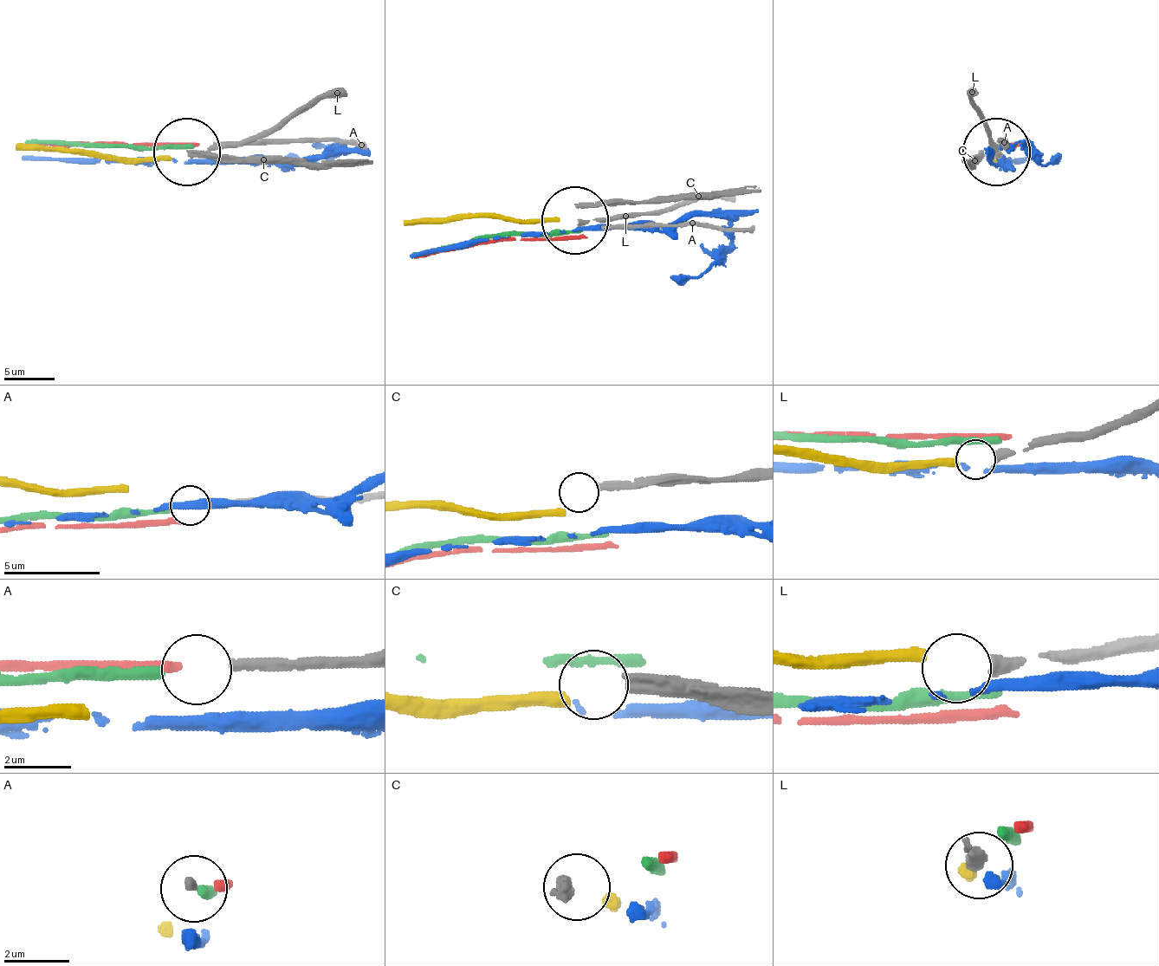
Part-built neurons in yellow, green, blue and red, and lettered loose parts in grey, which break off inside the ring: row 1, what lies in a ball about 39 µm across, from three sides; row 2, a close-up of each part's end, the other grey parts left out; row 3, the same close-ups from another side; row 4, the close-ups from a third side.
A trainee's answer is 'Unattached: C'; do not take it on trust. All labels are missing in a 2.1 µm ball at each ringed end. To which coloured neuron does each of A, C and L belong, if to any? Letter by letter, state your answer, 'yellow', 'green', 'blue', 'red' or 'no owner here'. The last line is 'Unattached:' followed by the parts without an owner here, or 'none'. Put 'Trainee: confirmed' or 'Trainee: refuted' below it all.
A: green
C: no owner here
L: yellow
Unattached: C
Trainee: confirmed

